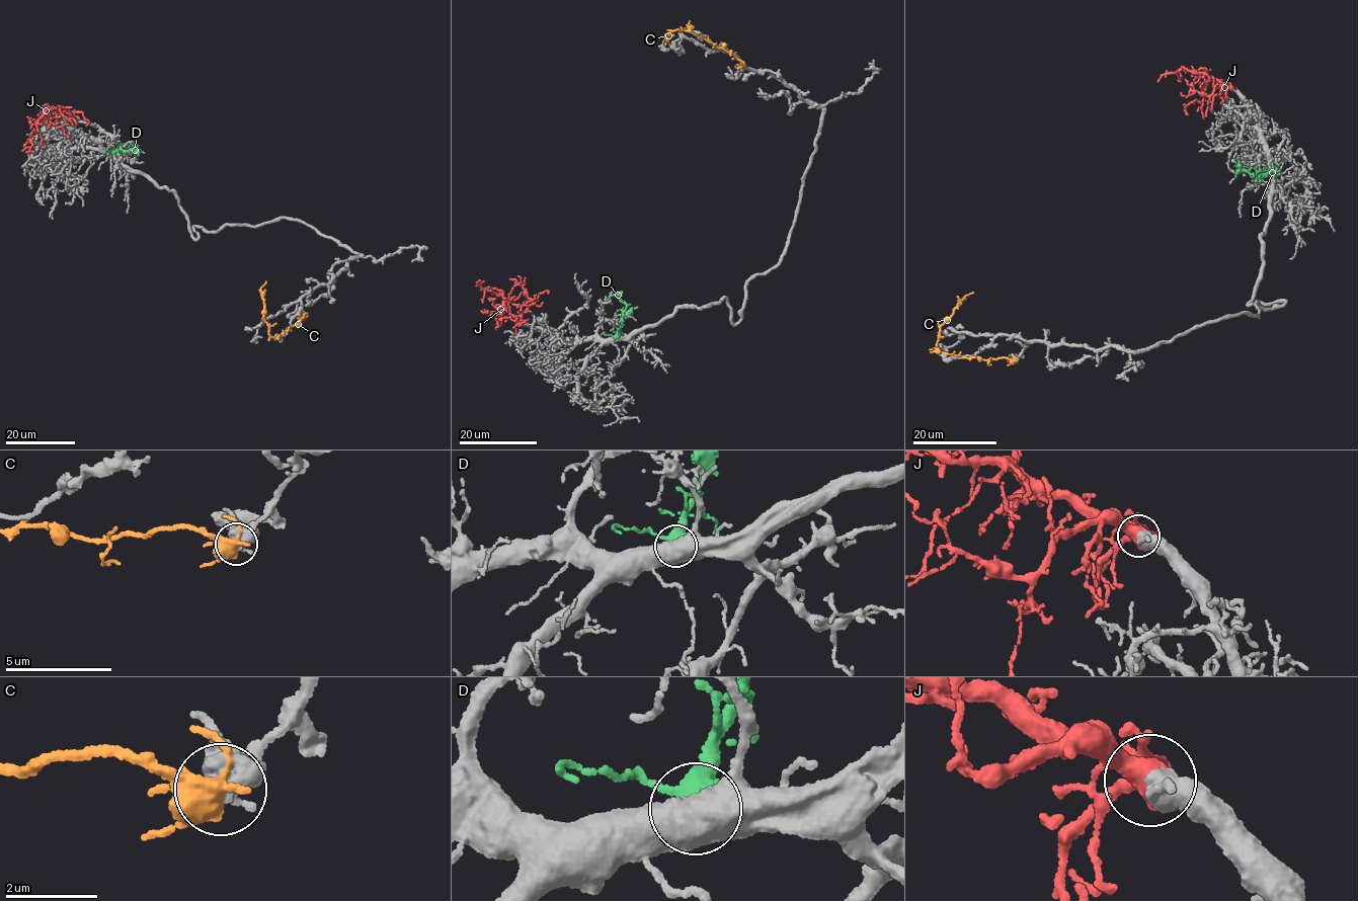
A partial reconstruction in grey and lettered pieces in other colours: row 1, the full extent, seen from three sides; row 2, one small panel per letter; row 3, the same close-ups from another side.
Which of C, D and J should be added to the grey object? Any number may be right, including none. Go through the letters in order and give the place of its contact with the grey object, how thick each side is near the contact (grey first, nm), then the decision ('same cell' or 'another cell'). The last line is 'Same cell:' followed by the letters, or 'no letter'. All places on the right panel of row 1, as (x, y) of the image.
C: (1014, 360) | 480/400 nm | another cell
D: (1272, 175) | 500/480 nm | another cell
J: (1230, 87) | 550/380 nm | same cell
Same cell: J

